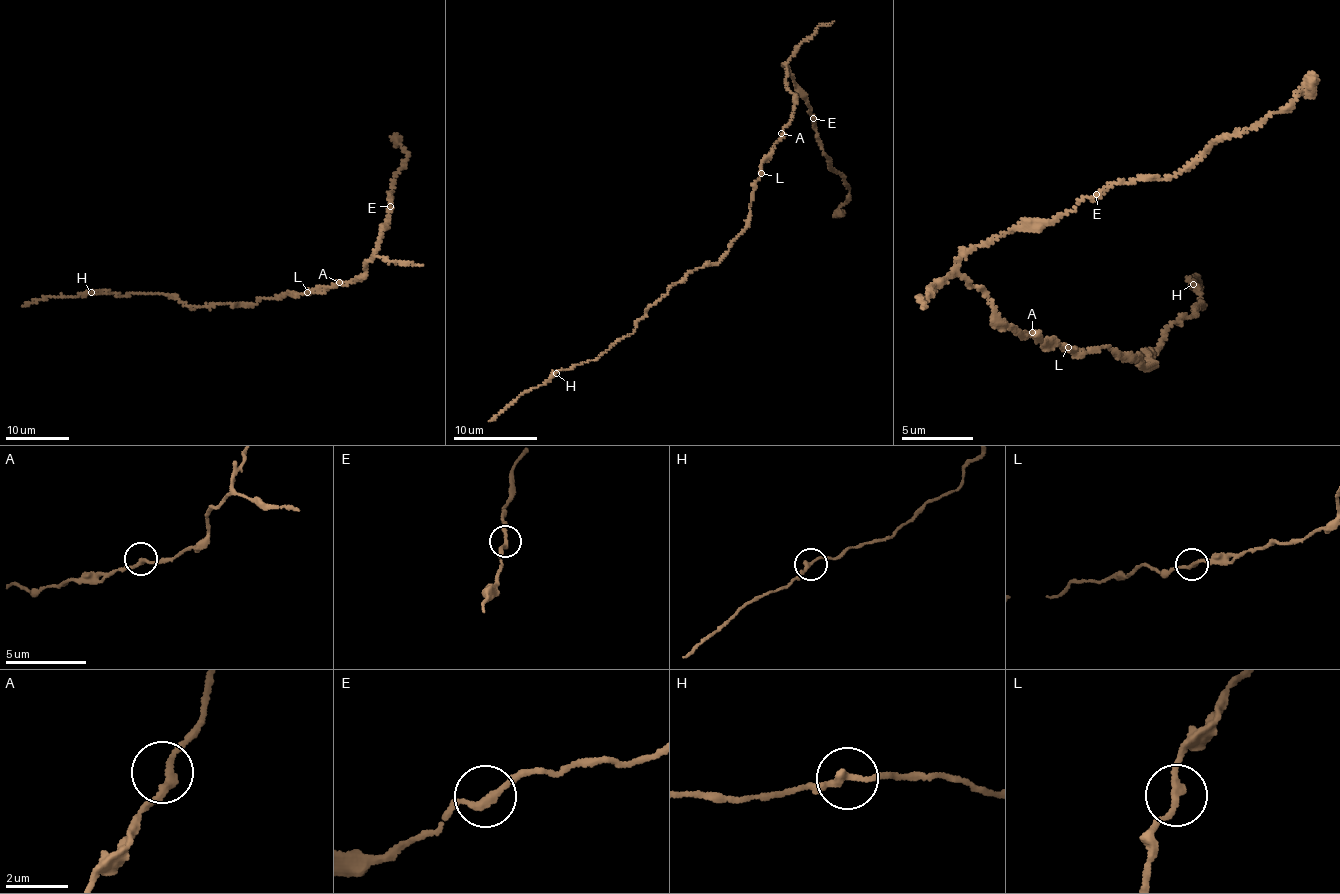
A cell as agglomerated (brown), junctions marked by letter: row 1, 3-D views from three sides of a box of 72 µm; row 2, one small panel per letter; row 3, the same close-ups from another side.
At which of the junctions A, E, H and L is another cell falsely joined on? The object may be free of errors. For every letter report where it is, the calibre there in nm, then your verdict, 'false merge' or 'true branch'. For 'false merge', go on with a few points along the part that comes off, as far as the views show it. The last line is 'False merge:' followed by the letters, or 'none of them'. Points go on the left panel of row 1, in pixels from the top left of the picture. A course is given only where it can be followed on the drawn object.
A: place (339, 282); calibre 240 nm; true branch
E: place (390, 206); calibre 240 nm; true branch
H: place (91, 292); calibre 240 nm; true branch
L: place (307, 292); calibre 240 nm; true branch
False merge: none of them

